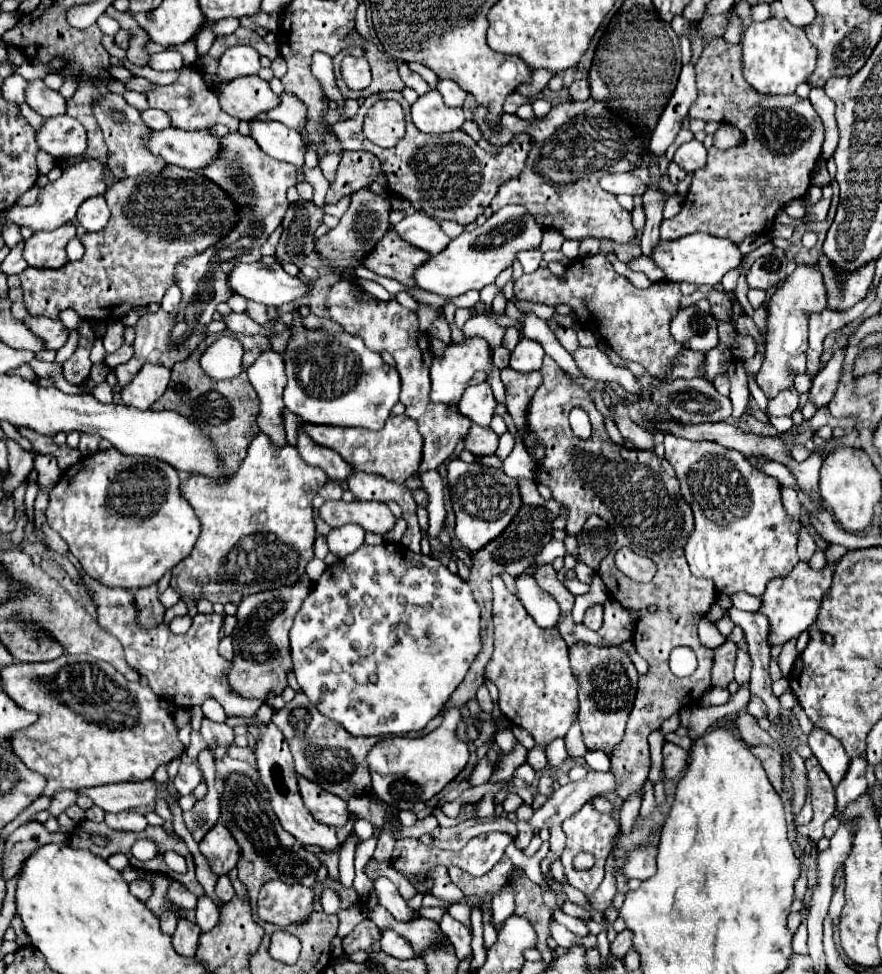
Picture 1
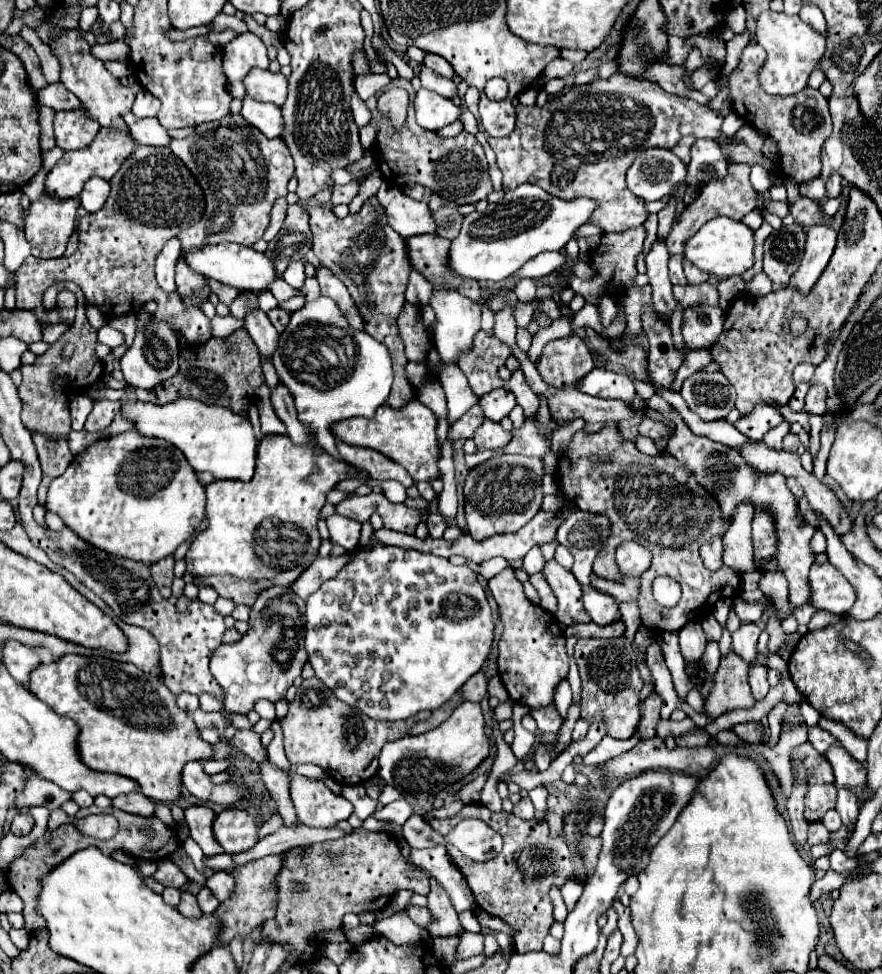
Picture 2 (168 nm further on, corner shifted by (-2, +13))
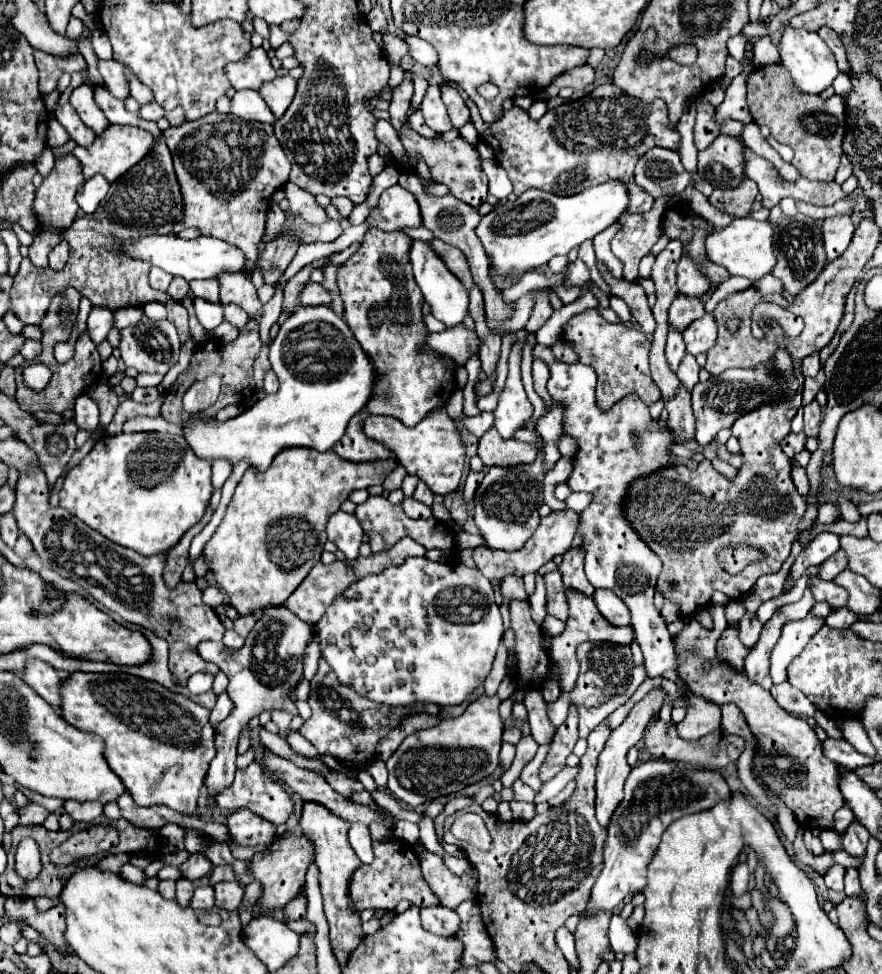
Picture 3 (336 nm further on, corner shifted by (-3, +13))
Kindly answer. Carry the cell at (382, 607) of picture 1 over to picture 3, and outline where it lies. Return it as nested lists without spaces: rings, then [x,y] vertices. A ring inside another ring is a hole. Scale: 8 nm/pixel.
[[[407,557],[403,561],[403,565],[391,565],[391,567],[383,569],[381,573],[373,573],[373,575],[365,575],[365,577],[357,579],[353,585],[345,587],[345,591],[341,591],[333,599],[333,603],[325,609],[321,621],[317,621],[315,627],[317,627],[315,635],[319,639],[321,657],[325,657],[325,661],[333,669],[333,673],[337,673],[337,679],[341,681],[341,685],[349,685],[349,689],[353,689],[355,693],[361,693],[361,697],[365,697],[369,701],[385,703],[391,707],[409,707],[417,701],[435,703],[439,707],[463,703],[471,691],[475,691],[479,685],[483,685],[487,673],[491,671],[499,641],[503,637],[503,621],[499,615],[499,607],[495,603],[493,587],[489,583],[489,579],[479,569],[469,569],[469,567],[463,567],[459,563],[429,561],[427,557]]]

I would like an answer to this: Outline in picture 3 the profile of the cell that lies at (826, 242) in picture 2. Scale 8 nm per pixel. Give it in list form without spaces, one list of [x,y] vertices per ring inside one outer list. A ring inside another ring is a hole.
[[[835,215],[823,221],[823,245],[825,245],[825,255],[827,255],[827,263],[833,261],[835,257],[839,257],[851,237],[853,237],[853,223],[849,219],[849,215]]]

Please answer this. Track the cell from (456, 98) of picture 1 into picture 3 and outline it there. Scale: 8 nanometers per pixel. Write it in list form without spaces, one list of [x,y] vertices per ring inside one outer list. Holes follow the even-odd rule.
[[[407,37],[405,39],[411,47],[411,57],[415,61],[419,61],[421,65],[425,67],[435,67],[437,65],[437,51],[433,49],[433,45],[429,45],[427,41],[423,39],[417,39],[417,37]]]

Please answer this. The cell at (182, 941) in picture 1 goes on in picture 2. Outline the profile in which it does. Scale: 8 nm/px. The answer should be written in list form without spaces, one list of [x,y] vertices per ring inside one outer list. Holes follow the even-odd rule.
[[[188,889],[182,891],[182,899],[180,899],[180,905],[178,905],[178,911],[182,915],[186,915],[186,917],[198,917],[198,915],[202,915],[202,911],[200,911],[200,907],[196,903],[196,897]]]

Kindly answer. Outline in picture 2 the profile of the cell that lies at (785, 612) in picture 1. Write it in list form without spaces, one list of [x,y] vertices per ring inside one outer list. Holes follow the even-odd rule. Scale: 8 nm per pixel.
[[[830,563],[812,565],[810,591],[810,605],[836,615],[844,615],[856,601],[856,591],[850,581]]]

